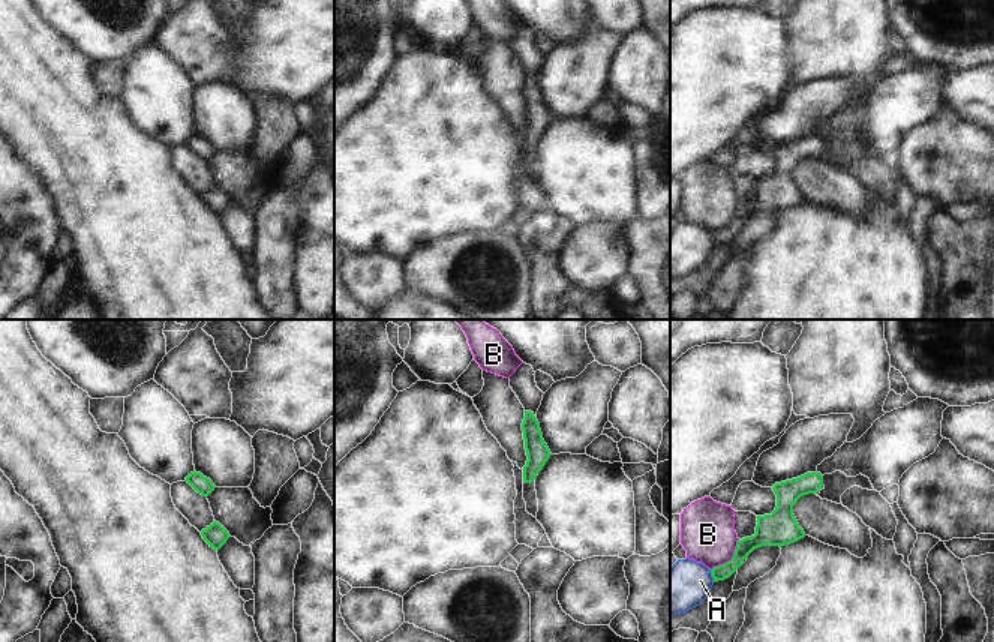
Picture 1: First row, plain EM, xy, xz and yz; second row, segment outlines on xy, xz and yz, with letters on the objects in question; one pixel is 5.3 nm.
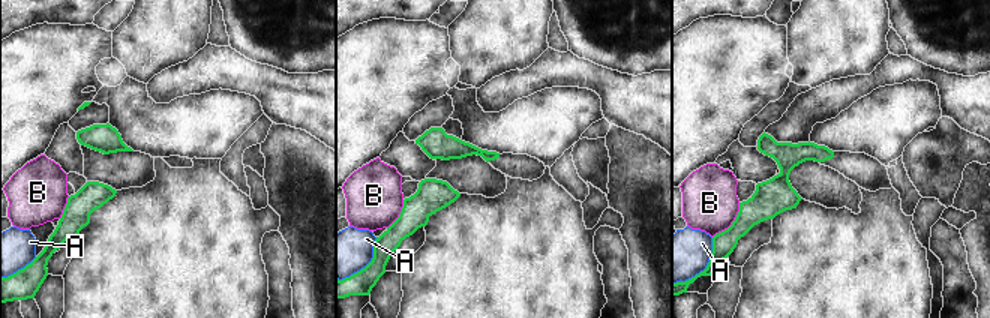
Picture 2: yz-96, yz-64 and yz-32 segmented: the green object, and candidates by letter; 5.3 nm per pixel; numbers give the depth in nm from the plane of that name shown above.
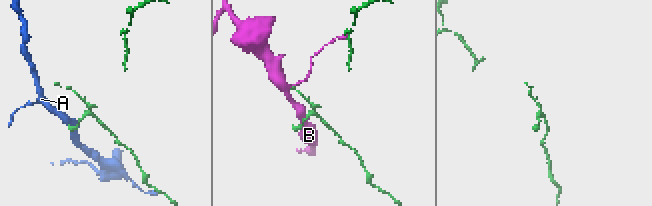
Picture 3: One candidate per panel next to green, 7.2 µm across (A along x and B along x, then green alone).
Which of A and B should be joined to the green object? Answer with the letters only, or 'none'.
none

